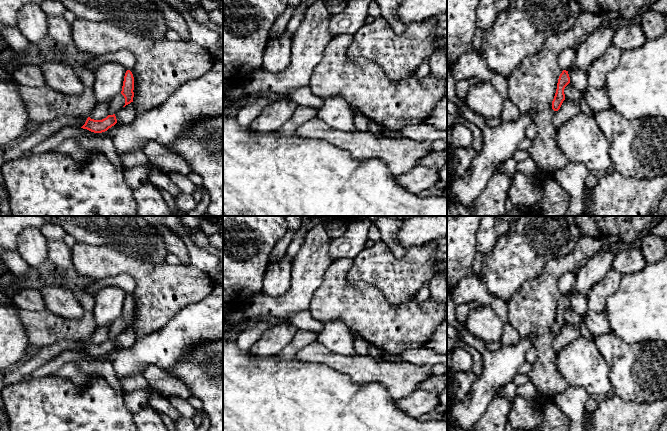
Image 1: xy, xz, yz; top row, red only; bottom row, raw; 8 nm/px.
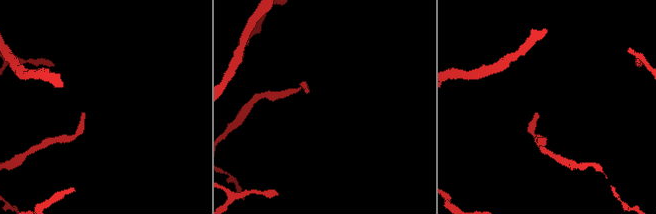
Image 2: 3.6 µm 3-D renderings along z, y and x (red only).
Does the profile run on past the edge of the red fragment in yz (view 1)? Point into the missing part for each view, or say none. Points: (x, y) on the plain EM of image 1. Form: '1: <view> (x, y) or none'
1: none

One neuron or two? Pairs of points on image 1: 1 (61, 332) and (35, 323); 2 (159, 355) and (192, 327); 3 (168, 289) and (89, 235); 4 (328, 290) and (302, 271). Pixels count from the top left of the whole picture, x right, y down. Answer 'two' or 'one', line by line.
1: one
2: one
3: two
4: two

